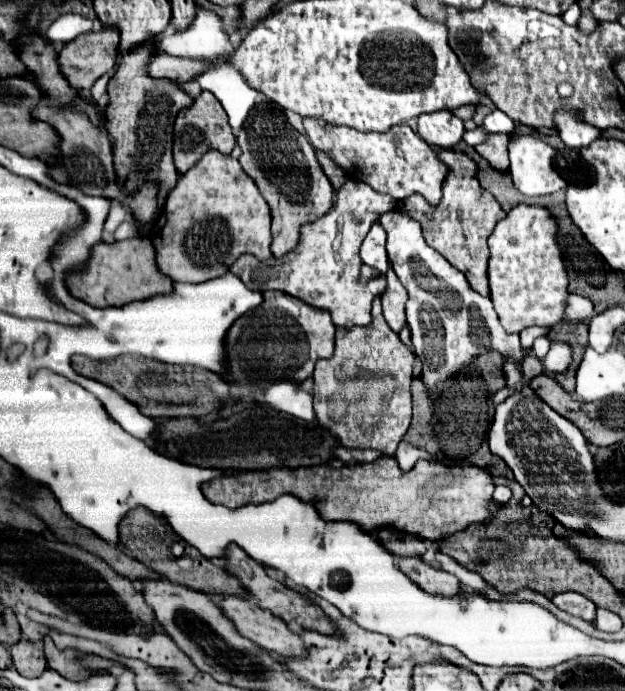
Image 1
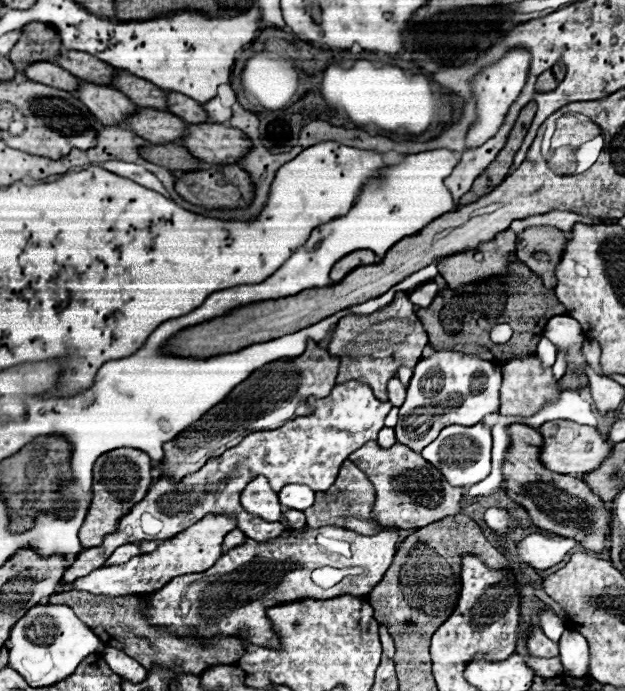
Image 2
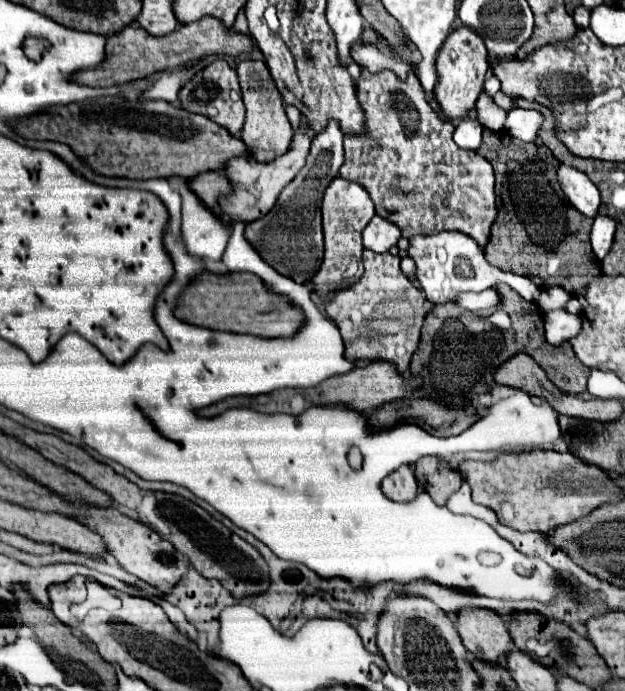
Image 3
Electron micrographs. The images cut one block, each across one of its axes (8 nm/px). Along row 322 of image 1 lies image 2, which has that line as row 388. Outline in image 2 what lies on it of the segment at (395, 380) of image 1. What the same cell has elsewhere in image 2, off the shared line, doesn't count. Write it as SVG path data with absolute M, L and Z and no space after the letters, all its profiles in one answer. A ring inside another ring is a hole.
M398 292L386 308L370 316L348 316L338 322L332 332L332 342L328 352L340 358L340 372L336 382L358 380L366 382L372 388L378 400L388 400L386 386L388 380L396 376L400 366L414 368L422 358L422 350L428 344L428 336L414 314L414 304L408 300L408 294Z

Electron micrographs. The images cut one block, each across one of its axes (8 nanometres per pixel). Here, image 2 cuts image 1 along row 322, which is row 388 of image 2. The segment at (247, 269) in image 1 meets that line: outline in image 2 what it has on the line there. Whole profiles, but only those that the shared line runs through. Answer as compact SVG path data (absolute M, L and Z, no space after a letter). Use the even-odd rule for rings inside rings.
M346 382L334 386L330 396L312 400L316 408L310 416L298 416L276 430L262 430L248 434L238 446L226 450L218 460L208 460L198 472L184 476L178 484L168 478L160 478L148 490L146 498L136 504L118 524L114 534L108 534L102 546L88 548L76 556L76 562L66 570L58 592L64 584L72 584L74 578L90 574L90 570L102 568L106 558L122 544L134 544L142 540L168 540L192 526L206 514L236 514L240 518L240 492L256 476L266 476L271 488L278 493L286 484L308 484L314 492L328 490L342 466L342 462L362 448L366 442L378 438L378 430L384 428L384 418L390 412L390 402L374 398L372 390L358 382ZM166 496L166 512L160 506Z

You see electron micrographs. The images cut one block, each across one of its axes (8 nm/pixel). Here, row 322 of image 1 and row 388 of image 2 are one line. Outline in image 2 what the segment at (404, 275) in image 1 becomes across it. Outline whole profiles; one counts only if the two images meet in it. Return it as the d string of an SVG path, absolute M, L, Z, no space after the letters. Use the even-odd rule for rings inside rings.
M450 350L434 352L430 358L420 360L414 368L406 402L400 406L398 424L394 428L398 442L410 446L414 452L420 452L446 426L474 426L486 414L498 412L500 384L502 370L496 368L494 362Z

